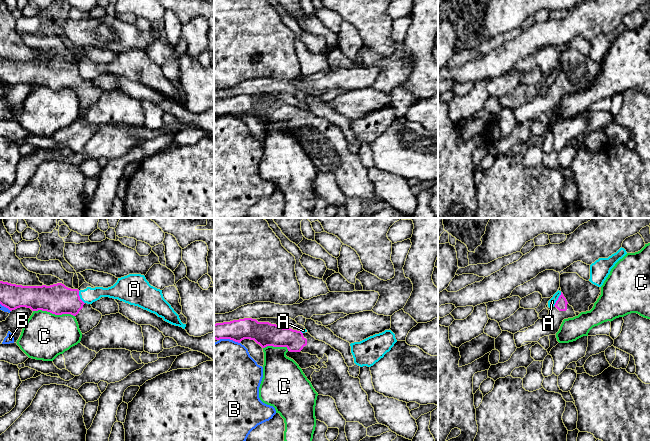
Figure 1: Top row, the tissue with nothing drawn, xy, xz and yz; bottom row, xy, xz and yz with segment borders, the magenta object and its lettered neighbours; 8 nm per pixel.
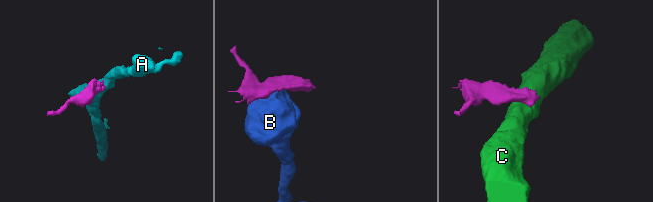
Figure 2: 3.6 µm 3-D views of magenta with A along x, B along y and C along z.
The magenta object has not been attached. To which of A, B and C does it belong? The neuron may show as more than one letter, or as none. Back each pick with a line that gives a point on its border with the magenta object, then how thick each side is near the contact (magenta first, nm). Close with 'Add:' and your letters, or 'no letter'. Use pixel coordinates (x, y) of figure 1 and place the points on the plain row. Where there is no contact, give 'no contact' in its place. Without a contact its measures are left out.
Add: no letter

